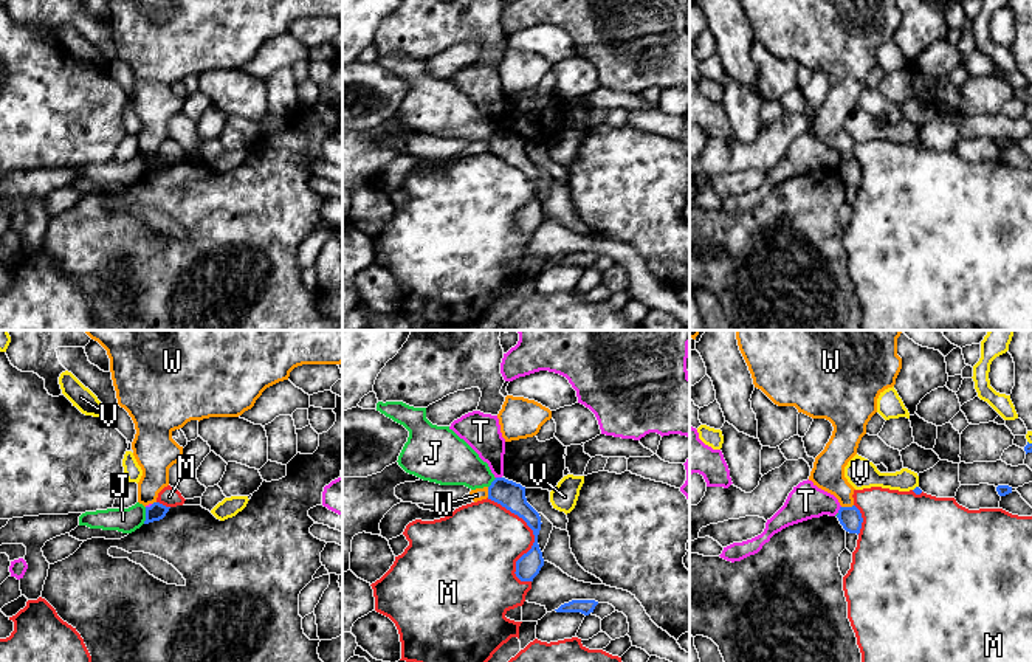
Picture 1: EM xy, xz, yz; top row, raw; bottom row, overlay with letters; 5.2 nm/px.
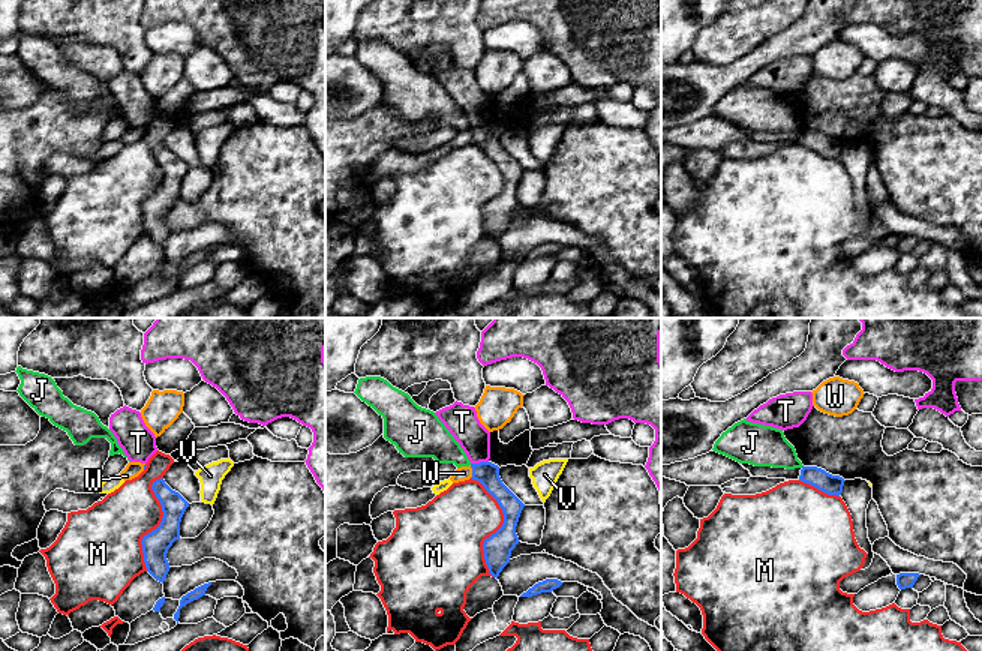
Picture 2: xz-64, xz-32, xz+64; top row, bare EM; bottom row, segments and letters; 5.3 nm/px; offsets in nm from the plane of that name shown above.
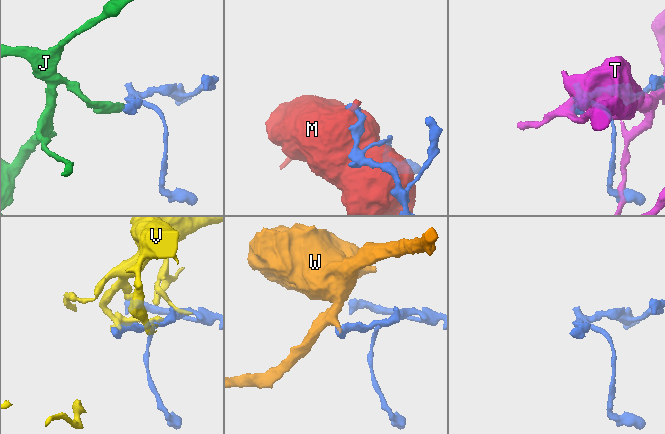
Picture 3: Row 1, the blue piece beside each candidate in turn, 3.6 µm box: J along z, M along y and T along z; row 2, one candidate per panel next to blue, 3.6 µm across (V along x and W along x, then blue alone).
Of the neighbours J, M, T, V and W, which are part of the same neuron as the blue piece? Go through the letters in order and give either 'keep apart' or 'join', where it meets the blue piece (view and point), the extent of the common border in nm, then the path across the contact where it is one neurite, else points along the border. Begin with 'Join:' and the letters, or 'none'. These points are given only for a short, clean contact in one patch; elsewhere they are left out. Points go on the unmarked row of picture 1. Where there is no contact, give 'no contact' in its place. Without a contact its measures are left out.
Join: none
J: keep apart; meets blue in xy at (146, 168); contact 90 nm long; border along xy (146, 160), (146, 172), (143, 175)
M: keep apart; meets blue in xz at (535, 189); contact 500 nm long
T: keep apart; meets blue in yz at (840, 162); contact 40 nm long
V: keep apart; meets blue in yz at (915, 141); contact 40 nm long
W: keep apart; meets blue in yz at (846, 160); contact 70 nm long; border along yz (853, 157), (842, 160)

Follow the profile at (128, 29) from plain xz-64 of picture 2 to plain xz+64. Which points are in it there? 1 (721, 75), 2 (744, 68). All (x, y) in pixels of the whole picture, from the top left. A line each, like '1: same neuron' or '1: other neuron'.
1: other neuron
2: other neuron

